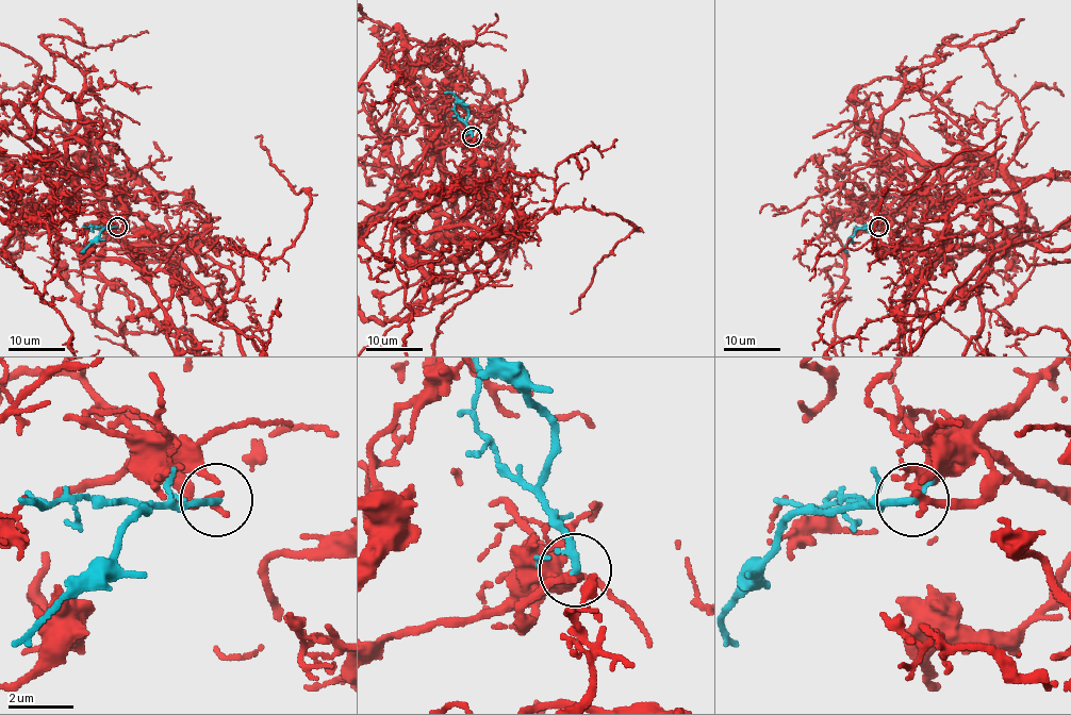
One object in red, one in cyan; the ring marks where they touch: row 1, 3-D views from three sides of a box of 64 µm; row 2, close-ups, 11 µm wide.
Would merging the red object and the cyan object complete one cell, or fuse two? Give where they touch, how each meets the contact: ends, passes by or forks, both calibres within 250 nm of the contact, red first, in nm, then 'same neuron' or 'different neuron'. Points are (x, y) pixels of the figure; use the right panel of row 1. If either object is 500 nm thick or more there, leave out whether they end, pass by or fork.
place (878, 227); red ends; cyan passes by; calibres 260 and 170 nm; different neuron

